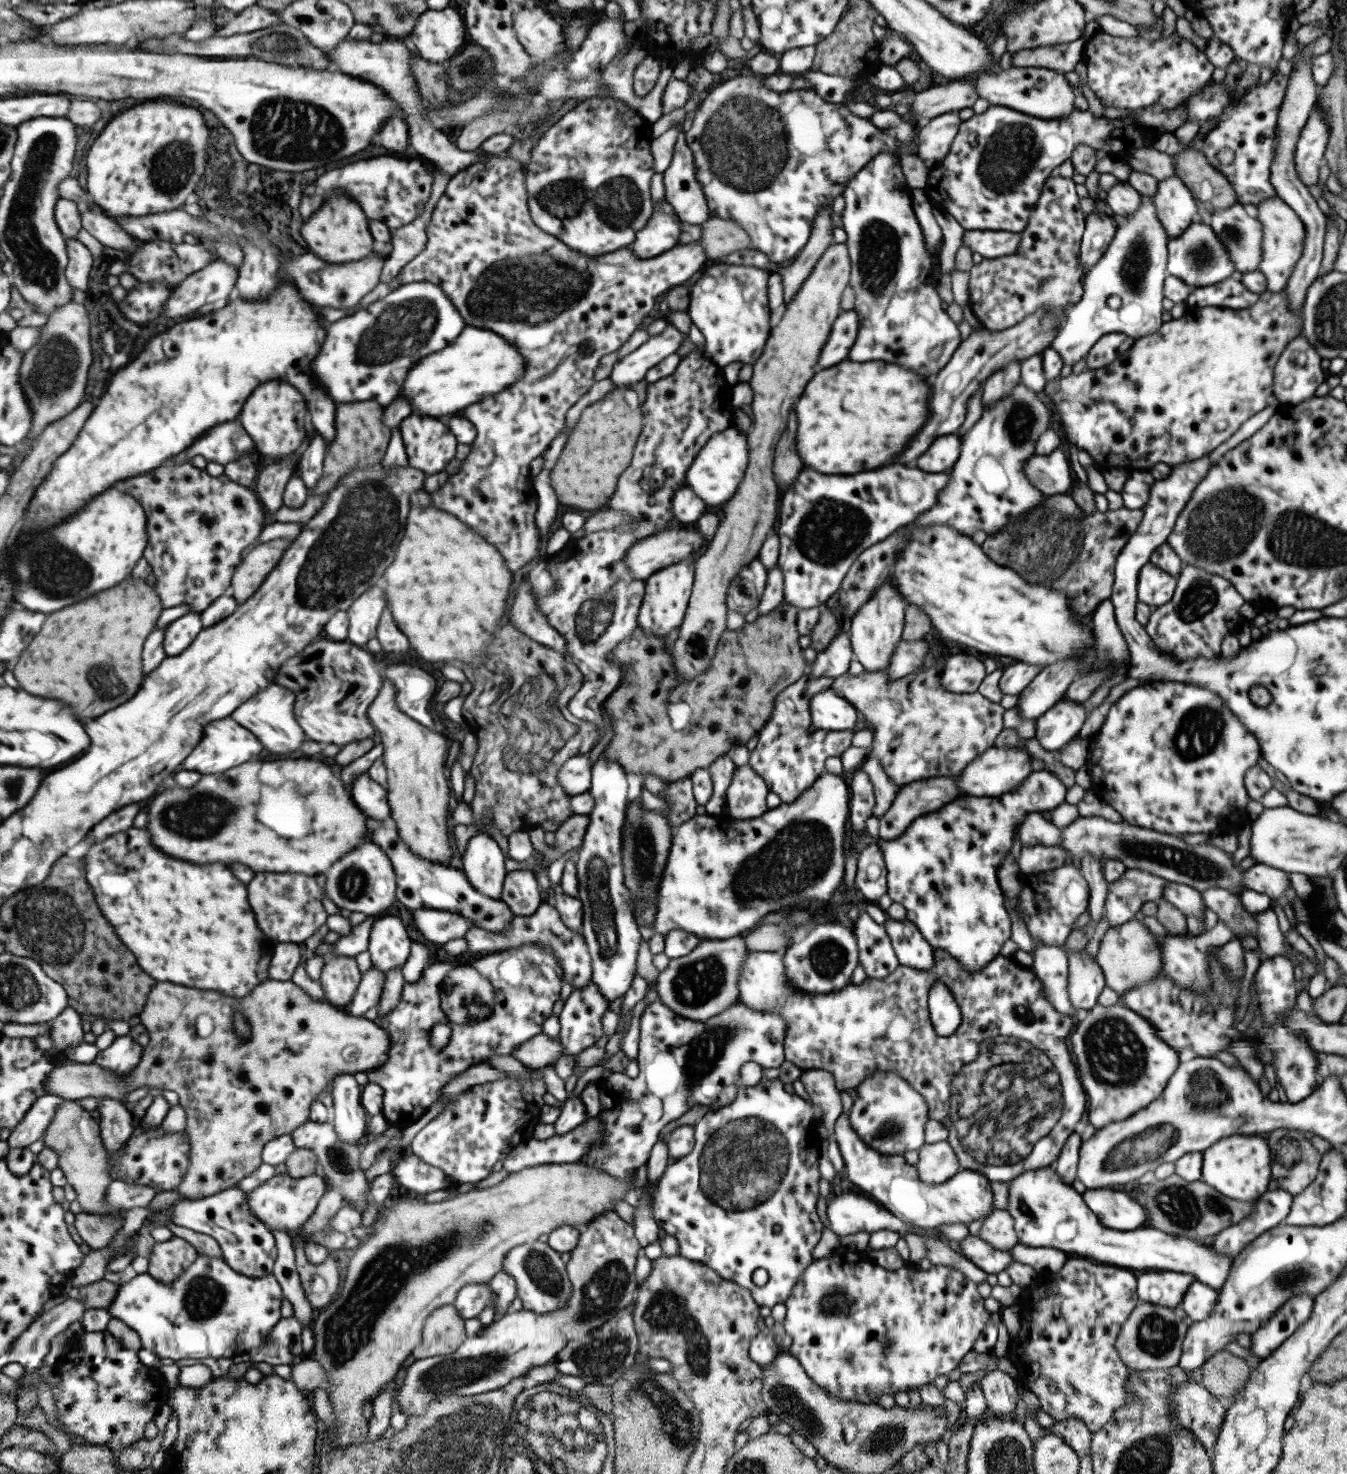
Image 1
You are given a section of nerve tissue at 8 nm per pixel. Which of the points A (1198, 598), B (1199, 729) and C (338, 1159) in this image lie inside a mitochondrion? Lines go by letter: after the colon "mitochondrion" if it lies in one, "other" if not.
A: mitochondrion
B: mitochondrion
C: mitochondrion

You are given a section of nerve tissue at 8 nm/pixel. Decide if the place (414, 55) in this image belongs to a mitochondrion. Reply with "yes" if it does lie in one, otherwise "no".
no

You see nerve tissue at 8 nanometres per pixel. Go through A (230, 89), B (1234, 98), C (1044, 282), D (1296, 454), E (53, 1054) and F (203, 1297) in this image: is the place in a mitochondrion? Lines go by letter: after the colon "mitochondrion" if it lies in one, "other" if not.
A: other
B: other
C: mitochondrion
D: other
E: other
F: mitochondrion

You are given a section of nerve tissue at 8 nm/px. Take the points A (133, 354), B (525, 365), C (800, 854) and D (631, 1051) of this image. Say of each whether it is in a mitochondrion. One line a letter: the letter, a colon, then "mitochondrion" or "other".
A: other
B: other
C: mitochondrion
D: other

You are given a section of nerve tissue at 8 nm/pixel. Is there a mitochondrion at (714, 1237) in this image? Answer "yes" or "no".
no

